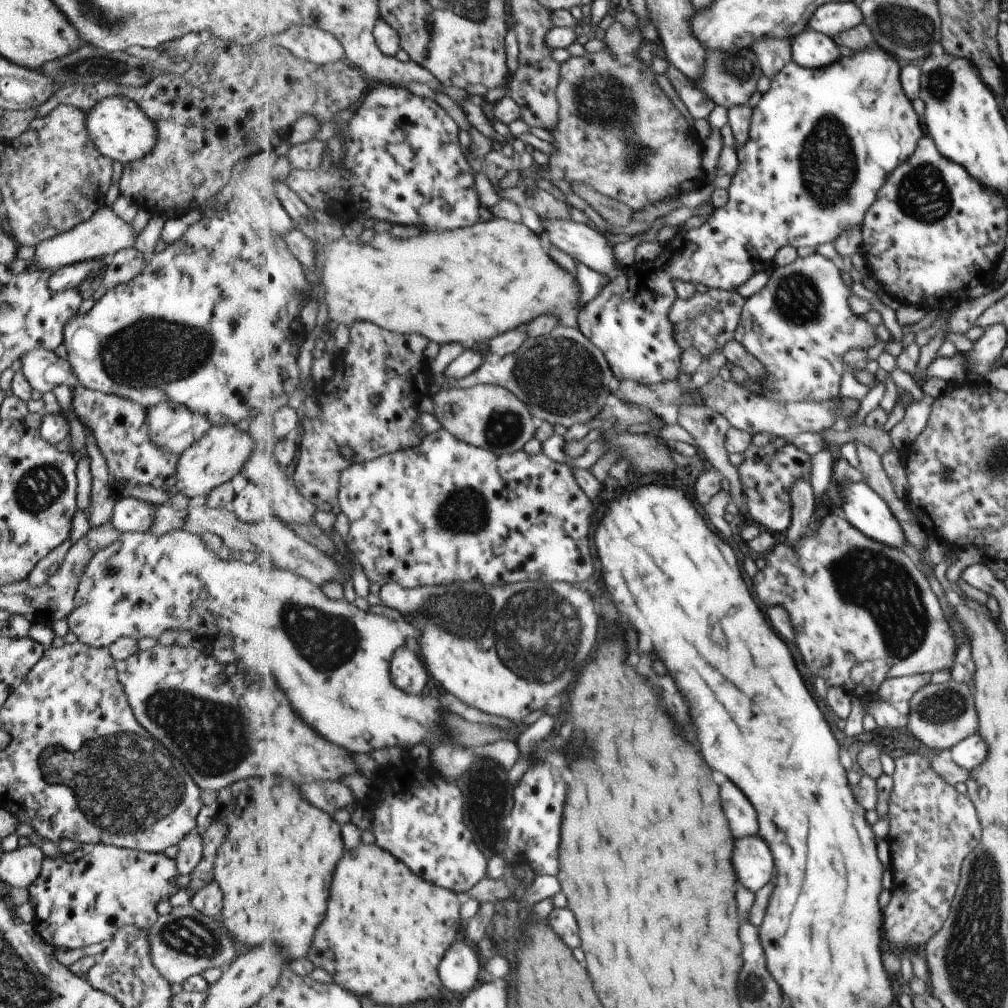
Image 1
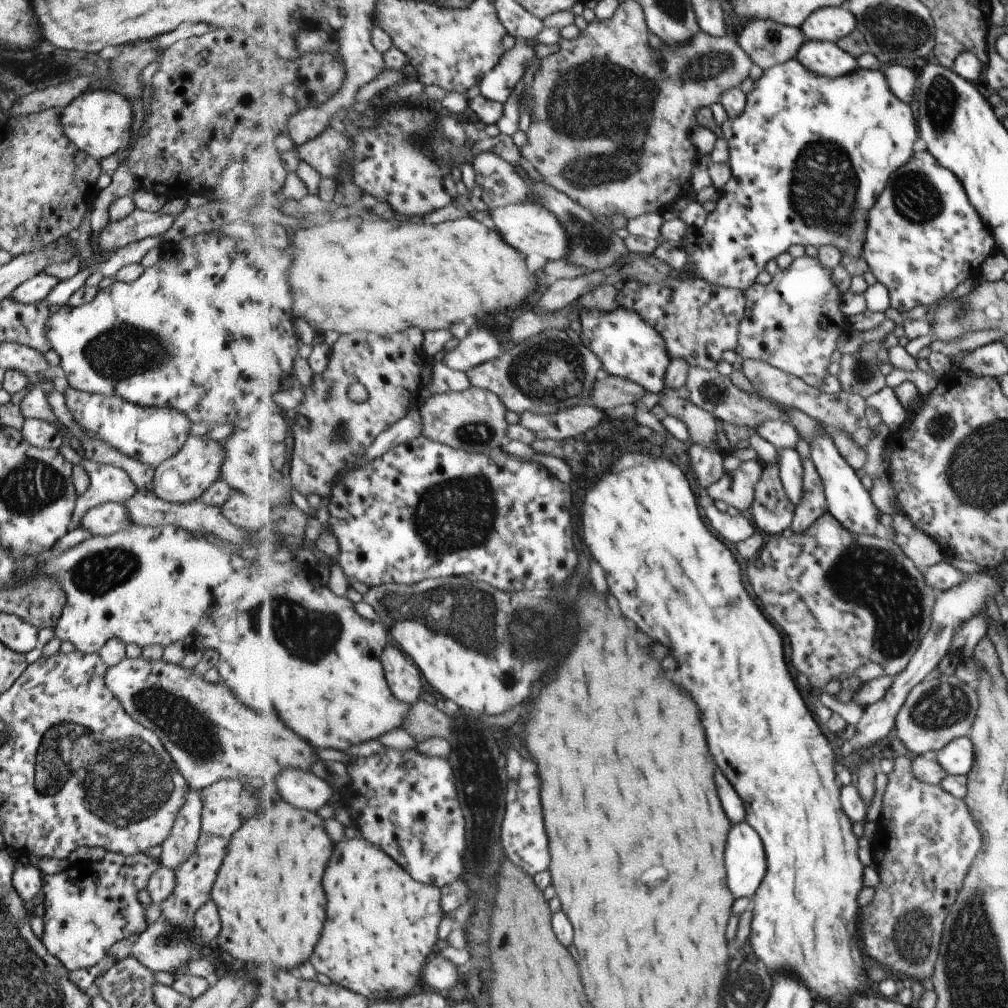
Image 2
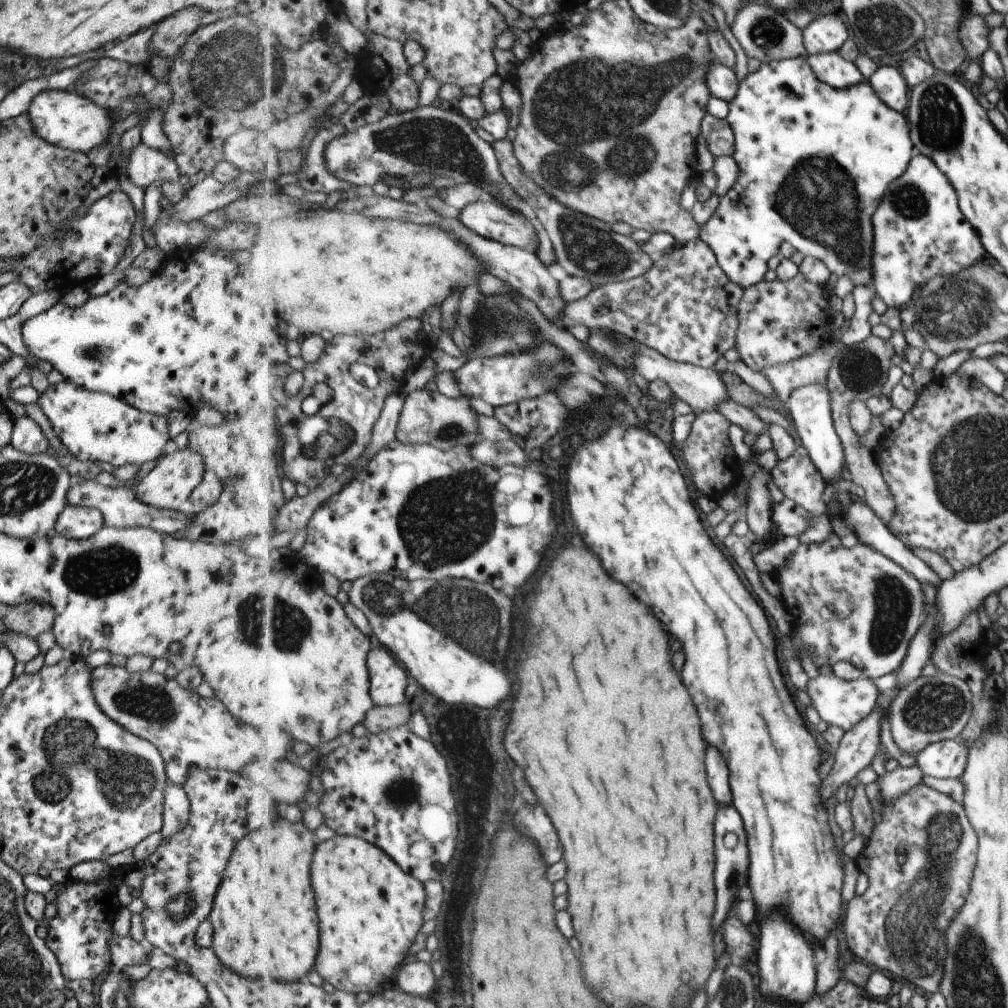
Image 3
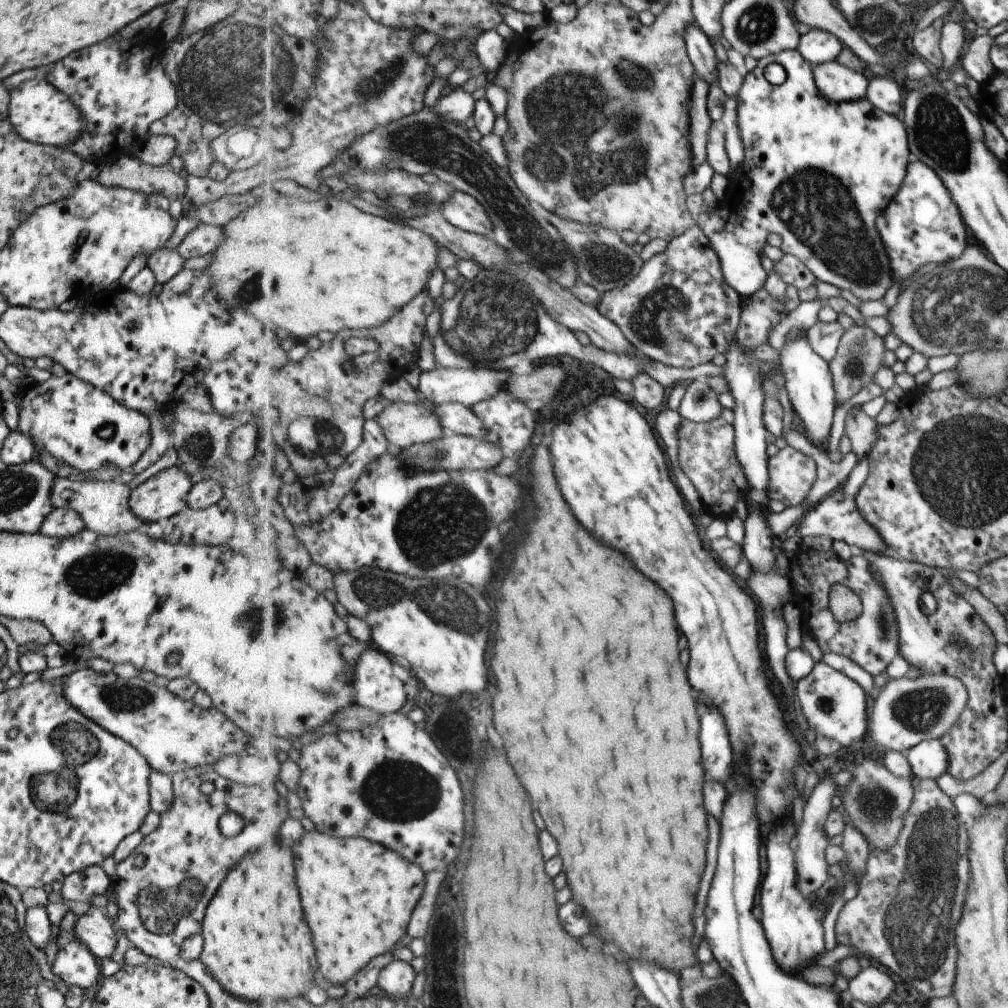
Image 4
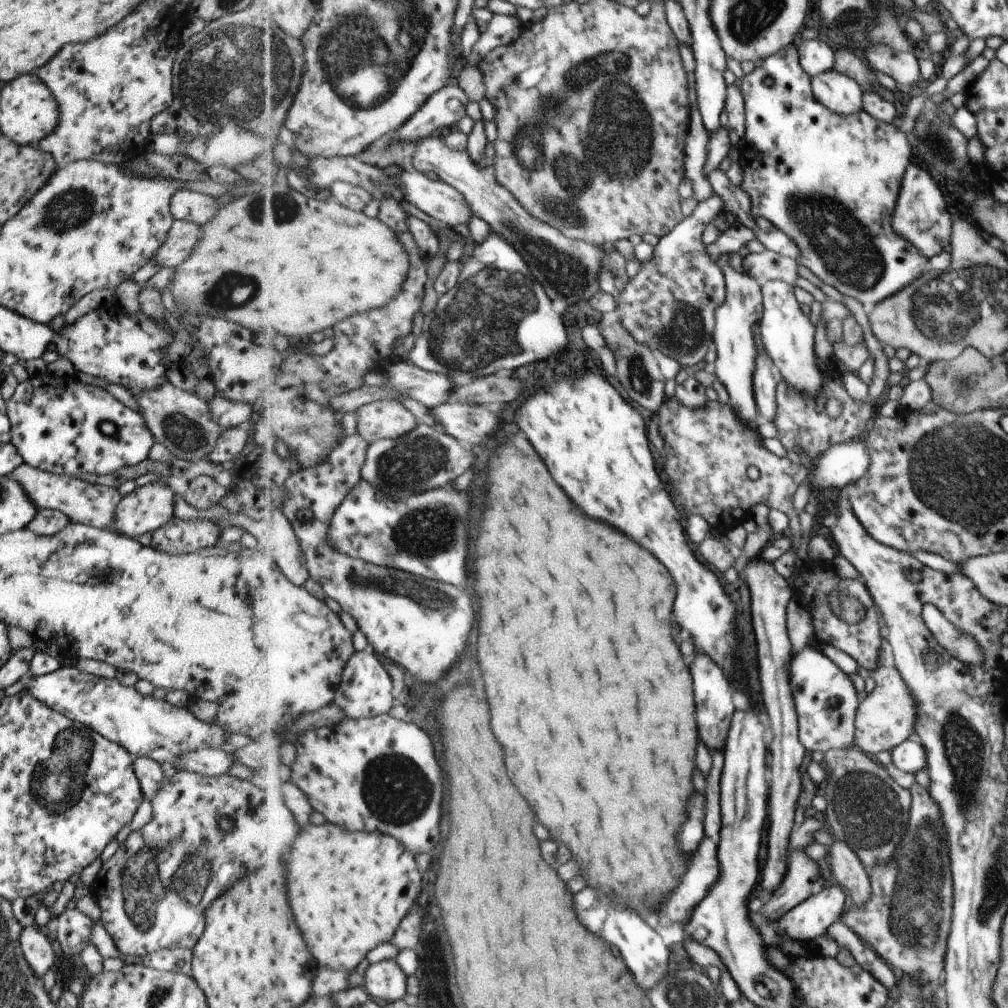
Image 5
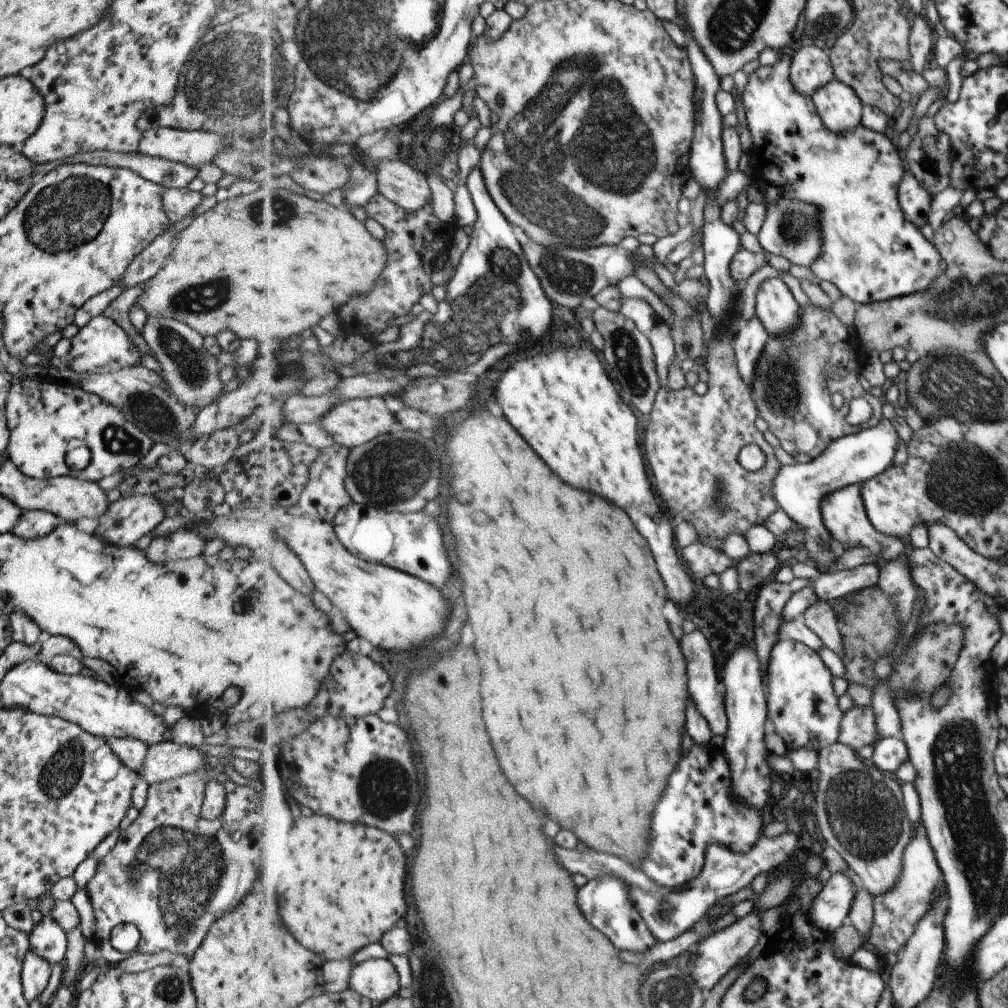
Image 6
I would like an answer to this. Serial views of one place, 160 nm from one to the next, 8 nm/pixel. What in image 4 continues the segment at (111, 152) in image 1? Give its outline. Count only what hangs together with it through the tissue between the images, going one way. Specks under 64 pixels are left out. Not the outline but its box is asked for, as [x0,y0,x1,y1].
[7,79,84,147]

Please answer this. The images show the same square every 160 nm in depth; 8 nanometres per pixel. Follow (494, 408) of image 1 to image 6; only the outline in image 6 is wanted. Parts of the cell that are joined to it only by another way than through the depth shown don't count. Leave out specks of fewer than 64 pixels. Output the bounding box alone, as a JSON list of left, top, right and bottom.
[319,397,400,448]

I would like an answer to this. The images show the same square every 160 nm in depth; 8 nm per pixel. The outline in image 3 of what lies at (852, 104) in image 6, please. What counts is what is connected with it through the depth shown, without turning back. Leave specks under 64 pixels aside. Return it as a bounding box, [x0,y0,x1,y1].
[808,51,866,90]

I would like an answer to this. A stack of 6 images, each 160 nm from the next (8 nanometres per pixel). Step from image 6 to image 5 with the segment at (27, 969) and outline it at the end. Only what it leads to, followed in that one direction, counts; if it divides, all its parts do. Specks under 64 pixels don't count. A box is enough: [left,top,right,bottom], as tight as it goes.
[19,925,53,977]

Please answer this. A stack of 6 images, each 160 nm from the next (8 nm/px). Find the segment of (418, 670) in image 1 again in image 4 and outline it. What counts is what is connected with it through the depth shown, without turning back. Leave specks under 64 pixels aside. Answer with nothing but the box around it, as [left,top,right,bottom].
[356,650,407,716]

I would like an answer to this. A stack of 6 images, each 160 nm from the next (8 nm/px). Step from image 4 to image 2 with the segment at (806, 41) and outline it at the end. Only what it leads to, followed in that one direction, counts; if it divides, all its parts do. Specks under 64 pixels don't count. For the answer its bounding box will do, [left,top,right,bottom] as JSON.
[802,7,858,42]

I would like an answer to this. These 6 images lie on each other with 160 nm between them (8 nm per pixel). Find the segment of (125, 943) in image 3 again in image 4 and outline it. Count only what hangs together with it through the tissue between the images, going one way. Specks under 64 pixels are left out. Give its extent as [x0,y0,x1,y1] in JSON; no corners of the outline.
[74,904,117,960]

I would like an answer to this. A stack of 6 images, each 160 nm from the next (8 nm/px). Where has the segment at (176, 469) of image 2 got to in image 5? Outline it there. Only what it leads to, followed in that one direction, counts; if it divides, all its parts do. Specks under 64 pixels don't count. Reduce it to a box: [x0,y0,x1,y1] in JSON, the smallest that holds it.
[105,481,176,539]

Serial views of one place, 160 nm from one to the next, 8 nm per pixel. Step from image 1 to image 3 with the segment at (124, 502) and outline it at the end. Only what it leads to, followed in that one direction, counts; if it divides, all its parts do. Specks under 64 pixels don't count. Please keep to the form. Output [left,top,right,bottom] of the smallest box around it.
[53,505,104,539]

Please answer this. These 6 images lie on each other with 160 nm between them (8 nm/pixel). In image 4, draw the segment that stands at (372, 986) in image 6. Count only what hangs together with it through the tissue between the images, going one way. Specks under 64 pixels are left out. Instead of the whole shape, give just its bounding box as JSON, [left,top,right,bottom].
[377,959,415,997]

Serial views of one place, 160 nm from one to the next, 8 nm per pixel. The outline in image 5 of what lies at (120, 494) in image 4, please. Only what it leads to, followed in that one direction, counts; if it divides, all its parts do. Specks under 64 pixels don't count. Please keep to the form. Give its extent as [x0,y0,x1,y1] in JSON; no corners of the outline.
[9,462,121,529]

